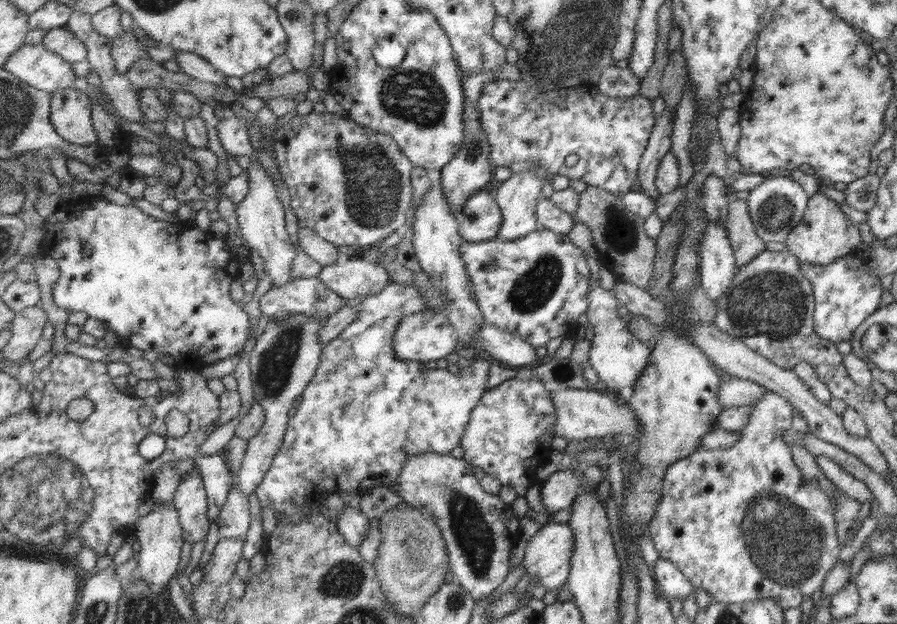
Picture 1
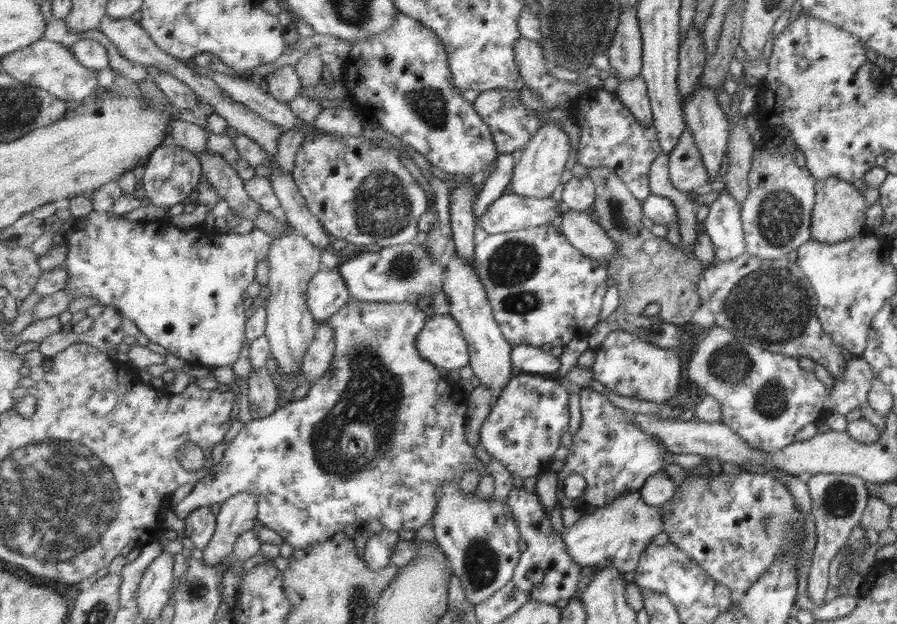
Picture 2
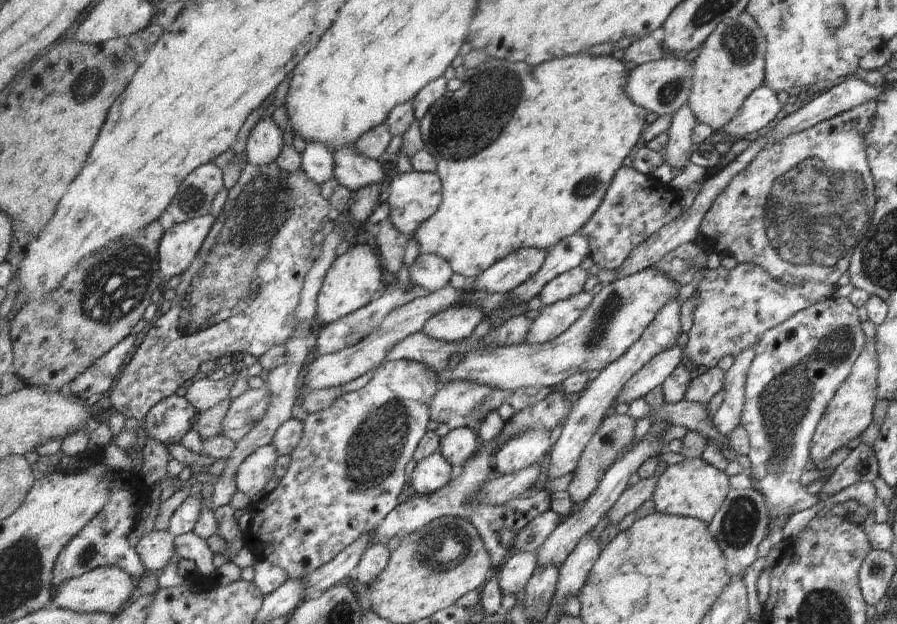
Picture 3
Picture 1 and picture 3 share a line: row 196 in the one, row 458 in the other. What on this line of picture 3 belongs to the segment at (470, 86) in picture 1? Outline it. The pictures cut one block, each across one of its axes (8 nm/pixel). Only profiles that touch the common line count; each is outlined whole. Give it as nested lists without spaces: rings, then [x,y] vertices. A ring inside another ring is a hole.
[[[471,427],[450,430],[440,439],[443,456],[452,464],[465,465],[480,449],[482,441]]]

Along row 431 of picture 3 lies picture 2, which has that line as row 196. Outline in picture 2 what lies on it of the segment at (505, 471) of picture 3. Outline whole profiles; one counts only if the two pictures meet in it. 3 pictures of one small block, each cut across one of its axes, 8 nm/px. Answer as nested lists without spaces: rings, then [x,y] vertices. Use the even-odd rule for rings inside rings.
[[[552,121],[540,123],[538,134],[534,135],[530,144],[522,152],[522,157],[514,168],[512,192],[527,197],[551,197],[551,194],[557,190],[557,186],[561,184],[563,172],[571,158],[571,150],[571,136],[563,130],[563,126]]]

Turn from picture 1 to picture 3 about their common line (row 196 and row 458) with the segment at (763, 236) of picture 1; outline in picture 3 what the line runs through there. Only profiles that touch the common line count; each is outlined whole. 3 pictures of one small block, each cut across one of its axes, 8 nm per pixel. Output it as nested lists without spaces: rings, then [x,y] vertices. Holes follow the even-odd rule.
[[[831,296],[766,330],[754,346],[745,377],[740,425],[748,436],[750,449],[746,456],[750,478],[755,481],[753,489],[762,496],[767,533],[775,538],[785,518],[819,501],[819,496],[805,491],[798,478],[804,472],[811,437],[827,403],[847,378],[864,347],[865,338],[859,324],[850,300]]]

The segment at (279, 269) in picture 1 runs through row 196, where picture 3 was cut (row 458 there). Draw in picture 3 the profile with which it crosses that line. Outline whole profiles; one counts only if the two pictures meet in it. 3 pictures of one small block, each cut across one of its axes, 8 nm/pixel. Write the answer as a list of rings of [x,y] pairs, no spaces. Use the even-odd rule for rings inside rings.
[[[271,443],[258,448],[242,462],[236,472],[236,485],[239,491],[253,498],[263,492],[269,480],[275,476],[275,464],[280,452]]]

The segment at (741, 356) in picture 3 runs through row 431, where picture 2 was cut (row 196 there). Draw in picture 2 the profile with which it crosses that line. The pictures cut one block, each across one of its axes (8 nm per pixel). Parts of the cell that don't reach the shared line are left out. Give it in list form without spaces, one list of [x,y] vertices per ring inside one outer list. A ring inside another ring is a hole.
[[[725,151],[723,162],[719,166],[715,180],[713,180],[714,185],[720,187],[719,193],[709,205],[707,217],[701,225],[713,244],[713,261],[737,258],[746,252],[740,222],[740,204],[724,188],[724,176],[728,163],[727,151]]]

